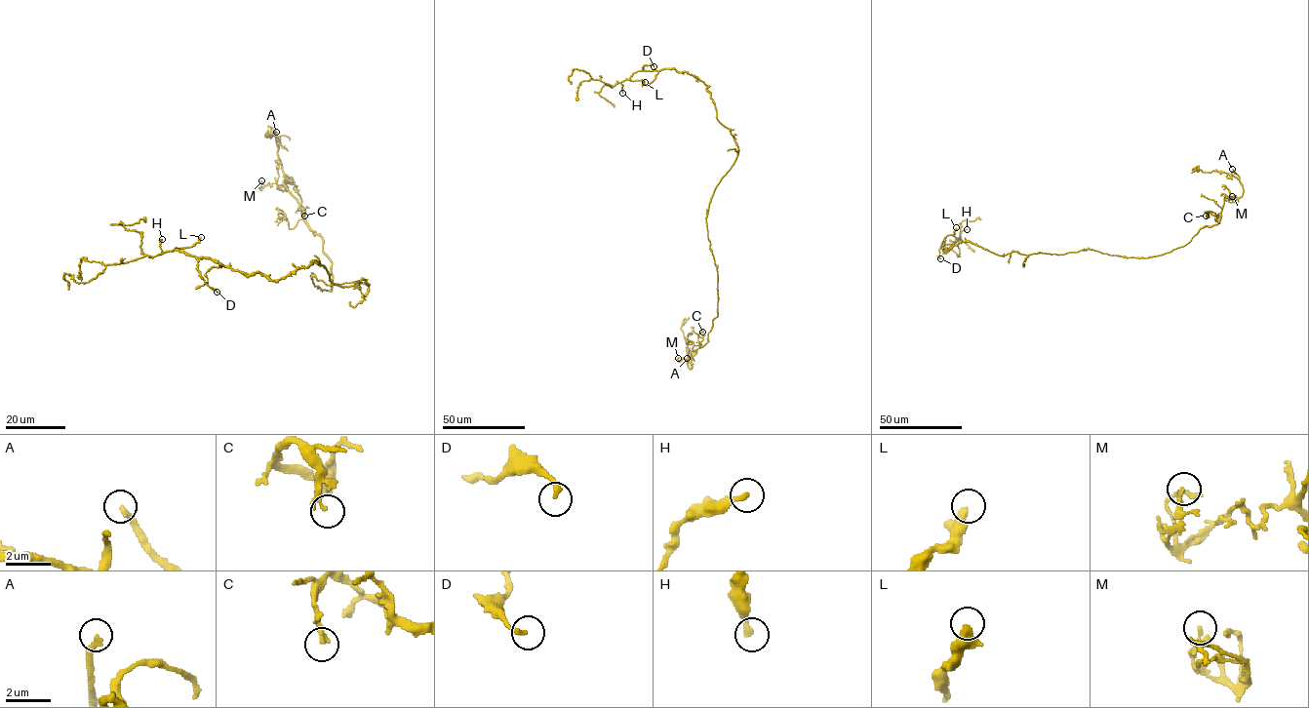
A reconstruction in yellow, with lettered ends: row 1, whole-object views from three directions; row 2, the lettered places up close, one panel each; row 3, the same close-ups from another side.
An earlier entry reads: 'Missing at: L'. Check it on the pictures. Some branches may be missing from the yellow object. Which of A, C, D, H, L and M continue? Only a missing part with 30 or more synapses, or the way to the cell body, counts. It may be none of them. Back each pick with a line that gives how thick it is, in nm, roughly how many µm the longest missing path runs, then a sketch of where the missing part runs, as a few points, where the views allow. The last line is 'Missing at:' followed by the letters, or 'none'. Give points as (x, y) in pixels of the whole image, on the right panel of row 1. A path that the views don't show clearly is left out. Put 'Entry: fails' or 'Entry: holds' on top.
Entry: fails
A: 280 nm thick; about 25 µm are missing; missing branch runs (1232, 169), (1229, 157), (1217, 143)
Missing at: A

